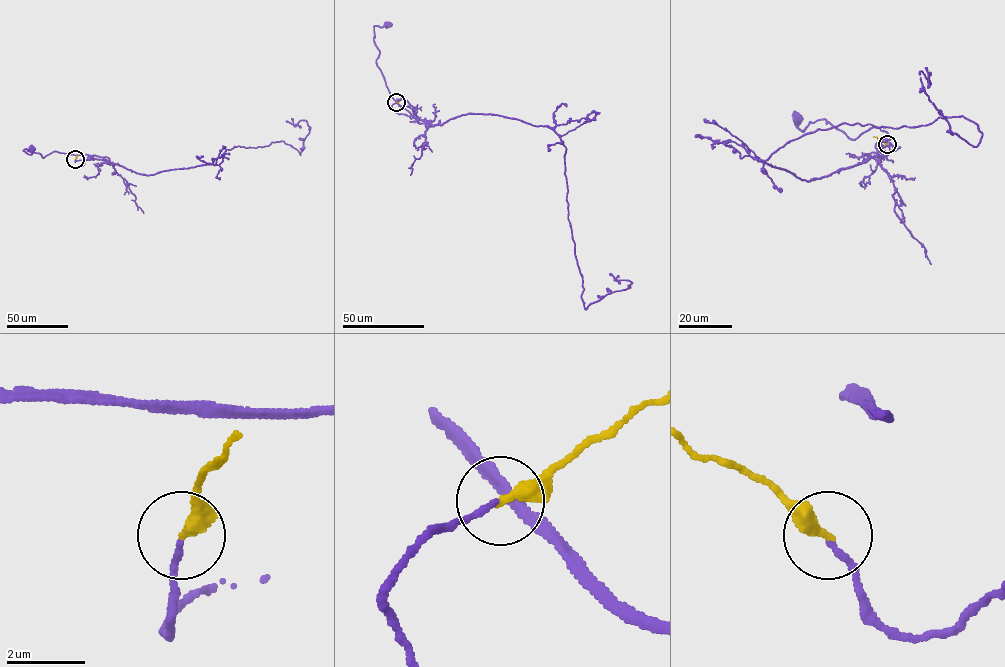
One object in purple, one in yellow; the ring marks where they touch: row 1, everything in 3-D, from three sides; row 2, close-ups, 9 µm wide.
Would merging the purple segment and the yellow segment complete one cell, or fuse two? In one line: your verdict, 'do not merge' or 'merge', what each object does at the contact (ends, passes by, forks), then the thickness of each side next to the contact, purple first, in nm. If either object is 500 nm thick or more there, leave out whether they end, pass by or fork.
merge | purple ends | yellow ends | 130/360 nm

